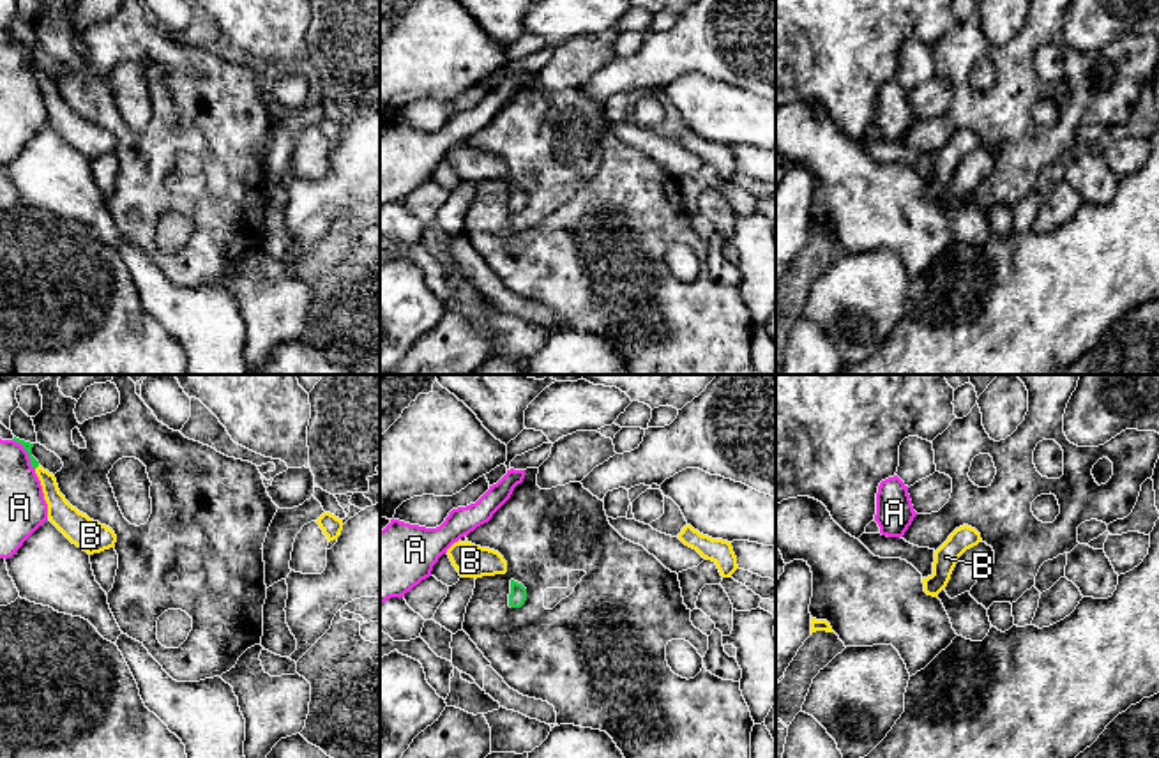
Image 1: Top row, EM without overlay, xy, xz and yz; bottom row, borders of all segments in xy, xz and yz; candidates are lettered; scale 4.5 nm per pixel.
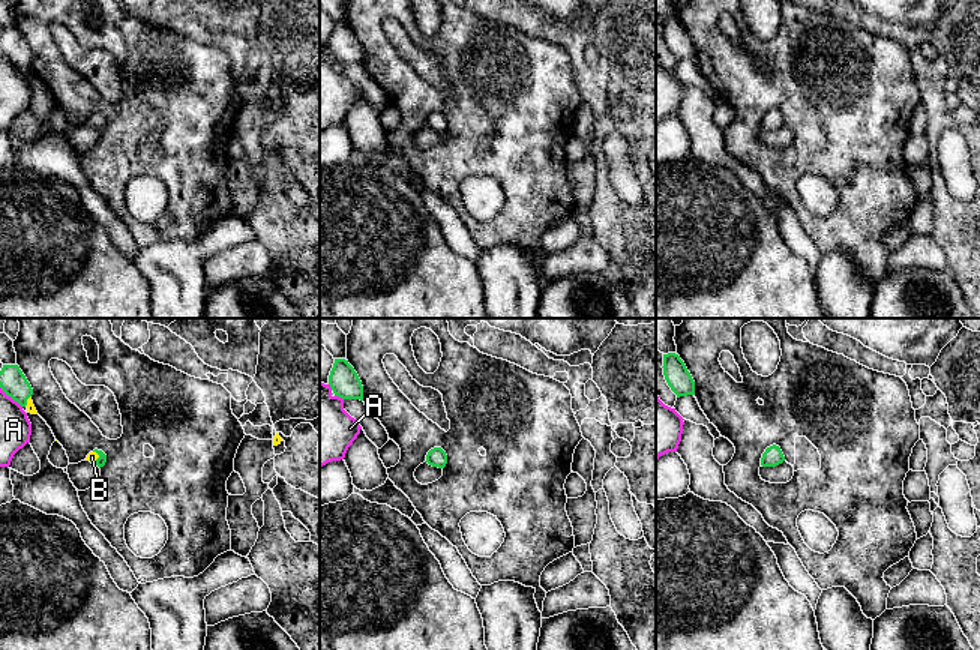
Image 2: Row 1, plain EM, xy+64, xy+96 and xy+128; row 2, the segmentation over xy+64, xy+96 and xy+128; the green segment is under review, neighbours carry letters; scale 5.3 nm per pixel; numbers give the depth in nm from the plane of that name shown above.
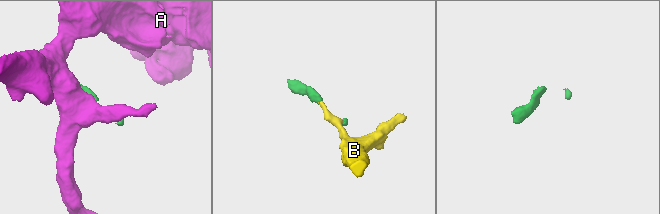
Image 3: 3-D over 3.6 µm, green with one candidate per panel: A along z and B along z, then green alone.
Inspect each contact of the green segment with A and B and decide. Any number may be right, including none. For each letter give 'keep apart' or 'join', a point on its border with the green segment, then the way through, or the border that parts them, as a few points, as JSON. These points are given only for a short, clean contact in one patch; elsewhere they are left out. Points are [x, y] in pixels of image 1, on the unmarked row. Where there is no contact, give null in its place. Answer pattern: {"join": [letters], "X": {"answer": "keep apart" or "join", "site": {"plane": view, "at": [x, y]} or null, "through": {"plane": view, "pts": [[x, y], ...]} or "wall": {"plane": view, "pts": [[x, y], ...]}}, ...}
{"join": ["B"], "A": {"answer": "keep apart", "site": {"plane": "xy", "at": [27, 55]}, "wall": {"plane": "xy", "pts": [[13, 43], [27, 57], [29, 68], [34, 73]]}}, "B": {"answer": "join", "site": null}}

